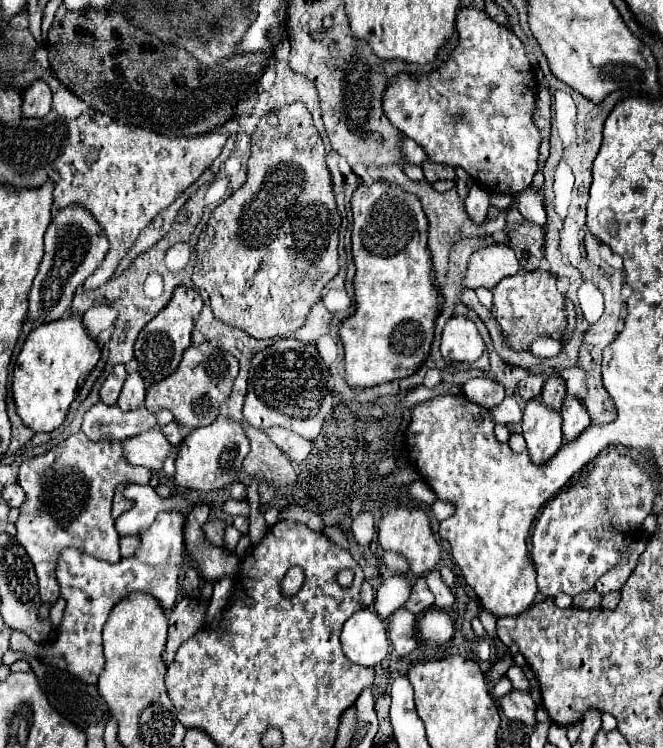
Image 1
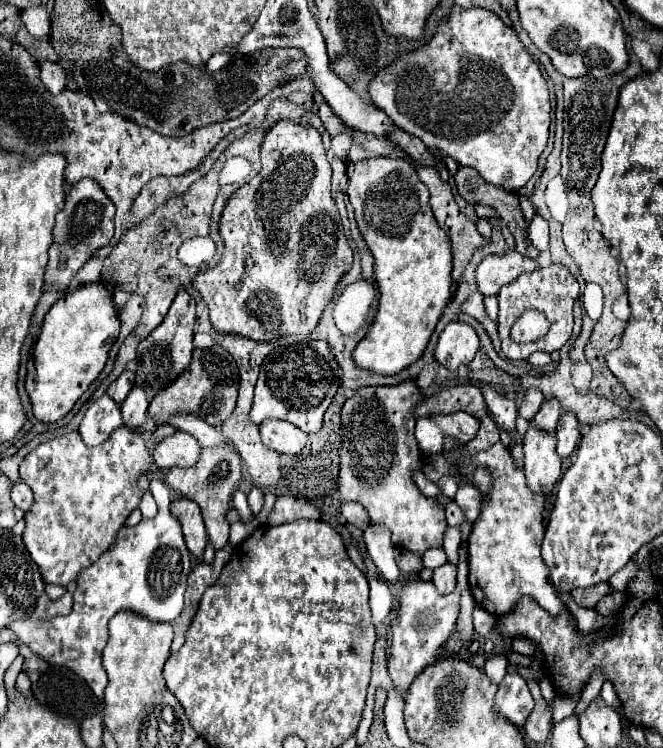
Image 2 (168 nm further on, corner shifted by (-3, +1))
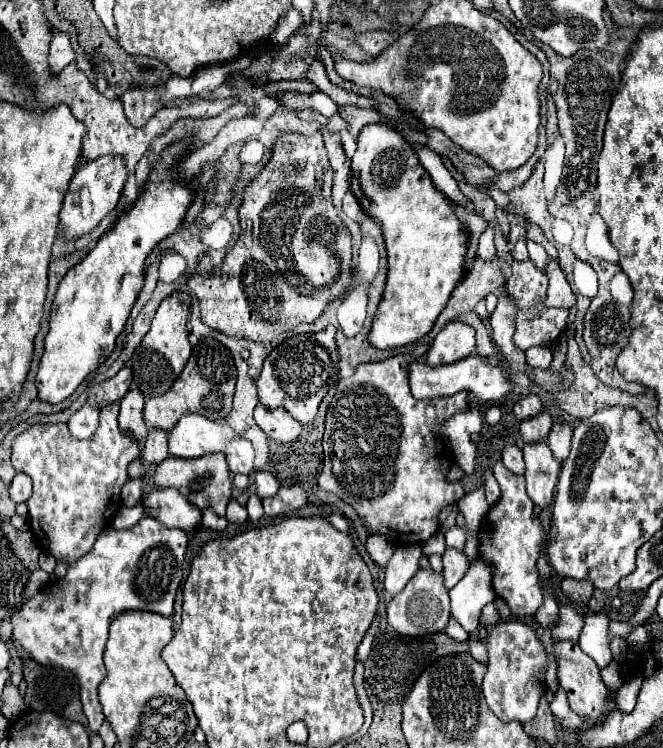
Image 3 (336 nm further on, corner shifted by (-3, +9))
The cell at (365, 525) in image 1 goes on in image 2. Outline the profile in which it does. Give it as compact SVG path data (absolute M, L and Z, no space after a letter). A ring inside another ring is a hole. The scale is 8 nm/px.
M368 524L368 528L364 530L364 542L378 572L388 582L396 582L400 576L400 570L396 568L396 562L394 562L394 544L390 540L388 528L380 524Z

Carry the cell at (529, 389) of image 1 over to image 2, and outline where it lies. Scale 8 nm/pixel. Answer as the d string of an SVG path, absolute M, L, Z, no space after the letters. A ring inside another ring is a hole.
M528 388L528 390L524 392L524 400L522 400L520 408L518 408L518 414L520 414L522 418L526 418L526 420L532 420L534 414L538 412L542 400L544 400L544 396L540 394L540 390L532 390L532 388Z

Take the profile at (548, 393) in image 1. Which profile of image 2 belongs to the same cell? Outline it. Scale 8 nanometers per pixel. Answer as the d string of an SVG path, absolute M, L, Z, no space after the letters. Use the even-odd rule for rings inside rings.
M548 398L548 400L542 402L538 414L532 420L540 428L544 428L548 432L554 432L556 424L558 424L558 418L560 418L560 402L556 402L556 398Z

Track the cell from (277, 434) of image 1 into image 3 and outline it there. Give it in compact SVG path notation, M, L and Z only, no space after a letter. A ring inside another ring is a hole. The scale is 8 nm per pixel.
M258 404L254 408L254 420L264 430L264 434L274 442L292 442L300 436L302 424L296 422L286 408L266 408Z

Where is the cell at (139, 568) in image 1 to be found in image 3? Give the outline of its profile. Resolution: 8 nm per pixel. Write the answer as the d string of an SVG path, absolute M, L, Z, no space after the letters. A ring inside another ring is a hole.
M150 516L140 518L136 526L126 530L106 528L98 534L94 548L68 568L62 582L48 582L12 614L12 640L20 644L34 662L70 670L80 682L82 710L92 732L98 732L104 722L98 702L98 684L106 676L102 654L108 626L118 614L130 610L148 610L162 616L172 614L174 596L182 582L186 544L188 538L184 530L166 528Z

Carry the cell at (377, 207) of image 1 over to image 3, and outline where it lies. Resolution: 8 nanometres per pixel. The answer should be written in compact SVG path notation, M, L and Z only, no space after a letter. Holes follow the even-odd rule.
M368 124L360 130L358 150L352 158L352 172L360 182L362 192L370 200L368 216L372 216L386 240L388 250L388 282L384 290L384 298L380 302L378 314L372 324L370 344L376 348L398 348L410 342L416 342L424 334L428 334L444 310L454 286L464 276L464 256L468 250L468 232L462 222L454 214L452 202L434 188L430 174L418 162L414 148L402 138L402 134L388 124Z

